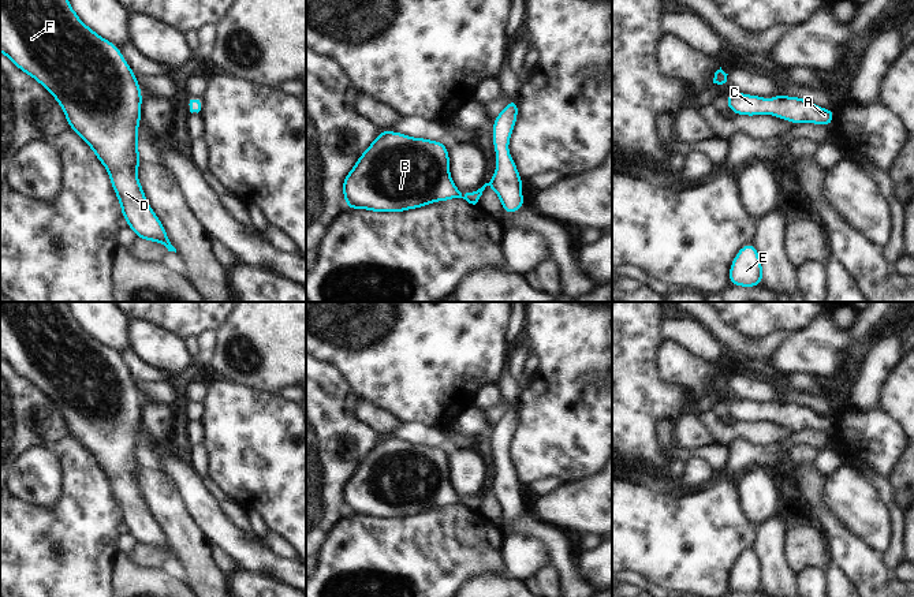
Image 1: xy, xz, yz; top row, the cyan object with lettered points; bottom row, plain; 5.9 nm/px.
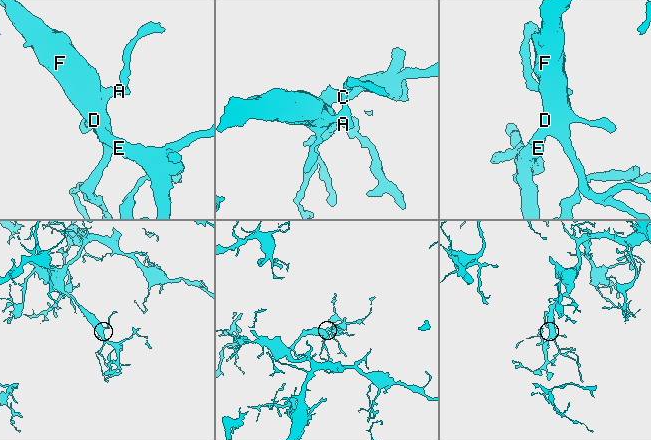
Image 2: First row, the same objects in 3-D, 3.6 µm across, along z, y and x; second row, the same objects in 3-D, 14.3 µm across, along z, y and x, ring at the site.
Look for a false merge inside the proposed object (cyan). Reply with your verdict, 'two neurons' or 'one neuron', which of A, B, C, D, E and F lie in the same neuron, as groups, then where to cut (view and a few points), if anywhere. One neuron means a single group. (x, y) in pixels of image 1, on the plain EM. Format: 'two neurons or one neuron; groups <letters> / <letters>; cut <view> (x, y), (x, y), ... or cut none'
one neuron; groups A B C D E F; cut none

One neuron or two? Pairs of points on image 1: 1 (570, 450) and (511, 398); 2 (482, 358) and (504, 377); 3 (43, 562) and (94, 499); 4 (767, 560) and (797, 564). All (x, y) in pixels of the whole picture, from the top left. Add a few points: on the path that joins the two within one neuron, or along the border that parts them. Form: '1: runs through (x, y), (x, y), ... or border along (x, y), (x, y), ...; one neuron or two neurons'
1: border along (521, 392), (515, 403); two neurons
2: border along (506, 362), (495, 383); two neurons
3: runs through (63, 563), (84, 521); one neuron
4: border along (786, 532), (784, 558), (795, 574); two neurons

